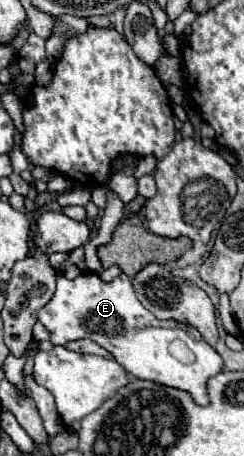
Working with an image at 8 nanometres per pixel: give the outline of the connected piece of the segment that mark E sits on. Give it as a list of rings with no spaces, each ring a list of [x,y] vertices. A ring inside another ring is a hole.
[[[82,273],[76,279],[58,275],[56,293],[50,303],[38,311],[38,321],[50,331],[50,341],[54,345],[66,345],[68,341],[88,337],[104,347],[128,375],[182,389],[190,393],[198,405],[208,403],[206,381],[224,369],[222,357],[202,339],[198,329],[176,321],[158,321],[148,309],[144,309],[124,273],[110,283],[102,281],[96,273]],[[176,341],[186,345],[186,355],[170,353],[170,347]]]

